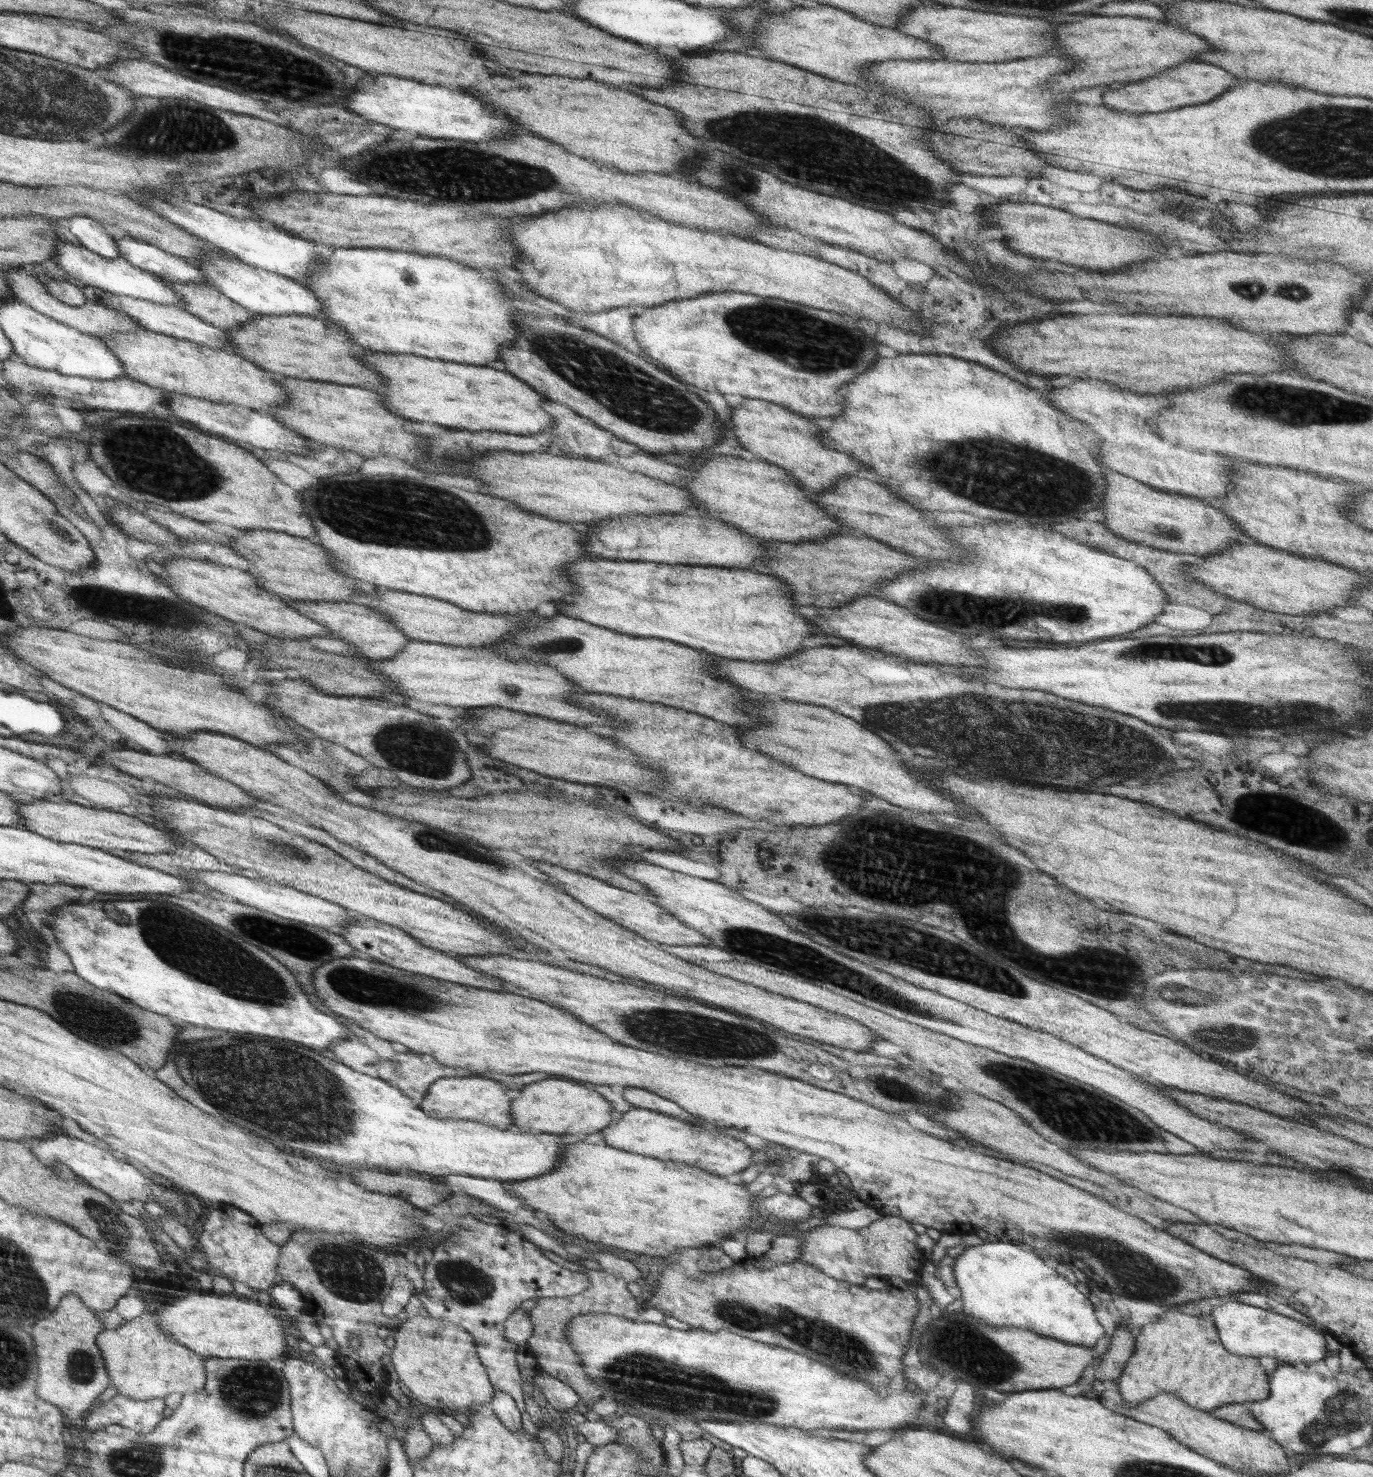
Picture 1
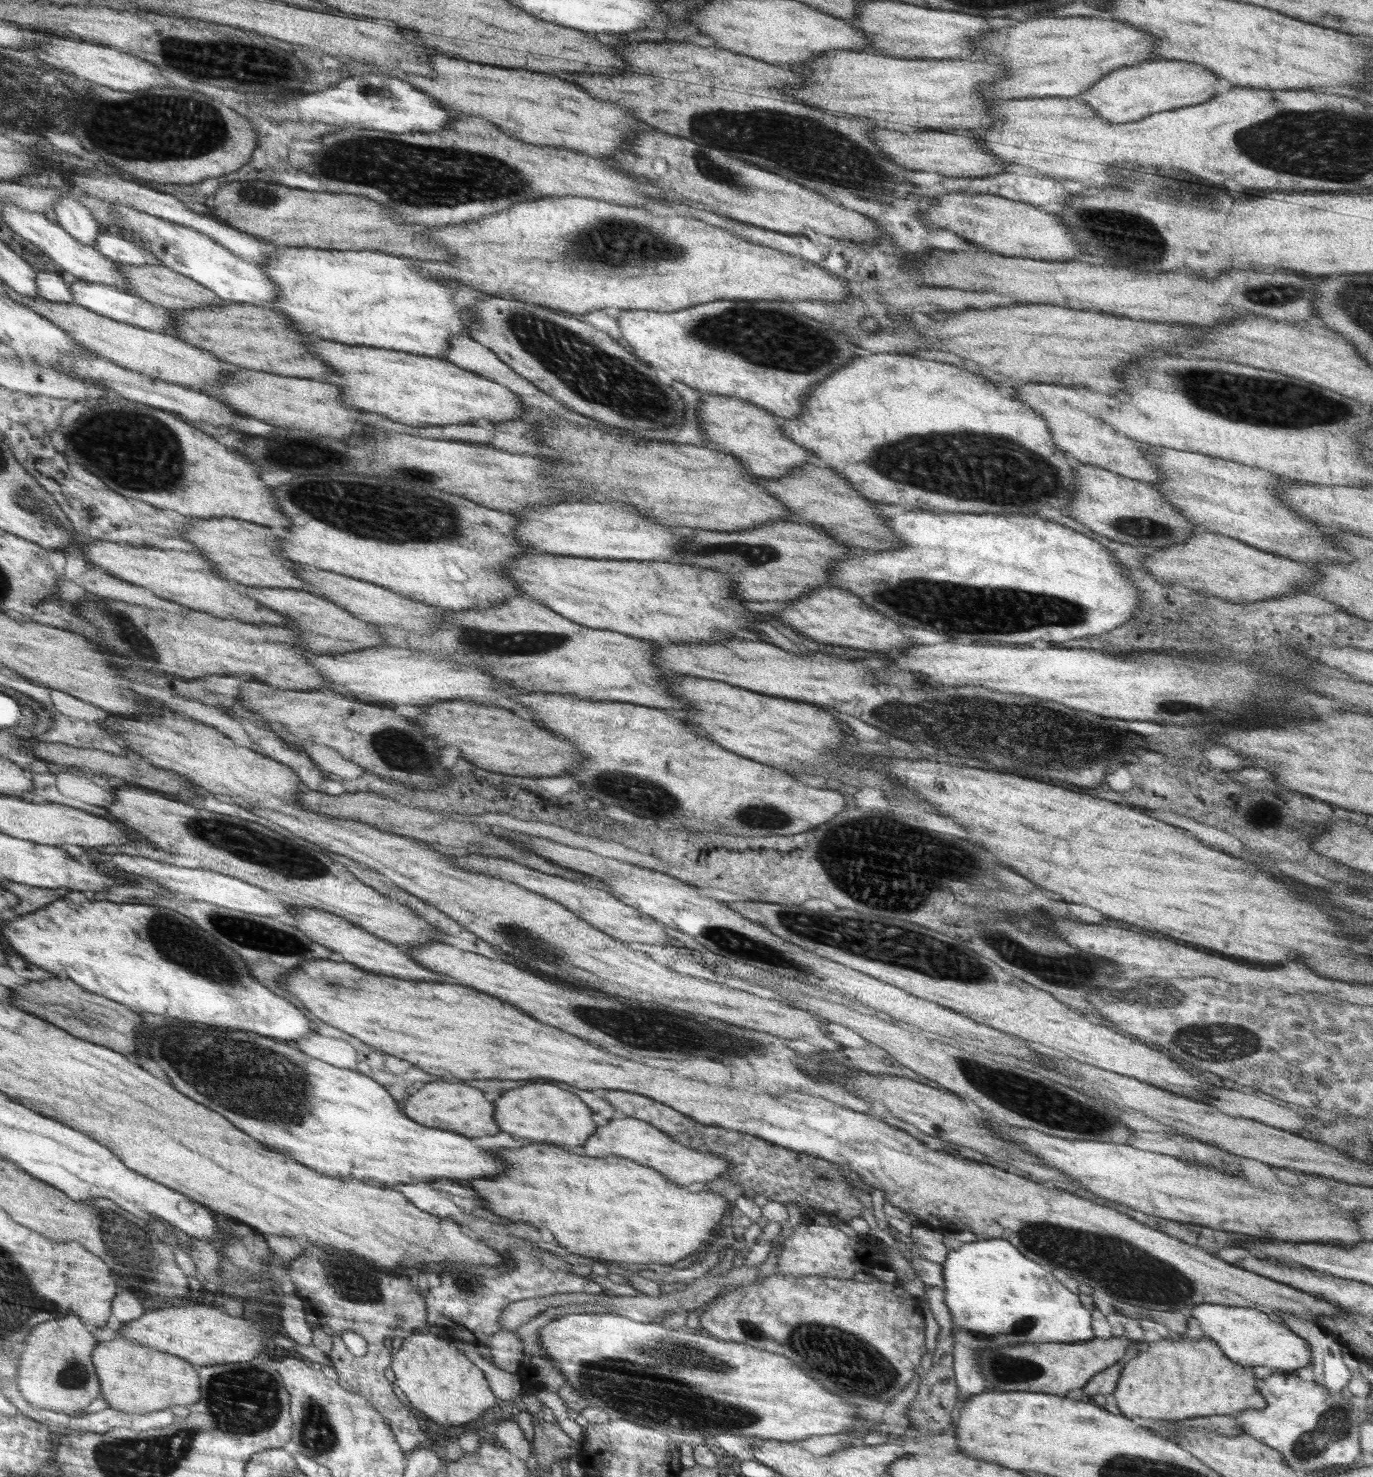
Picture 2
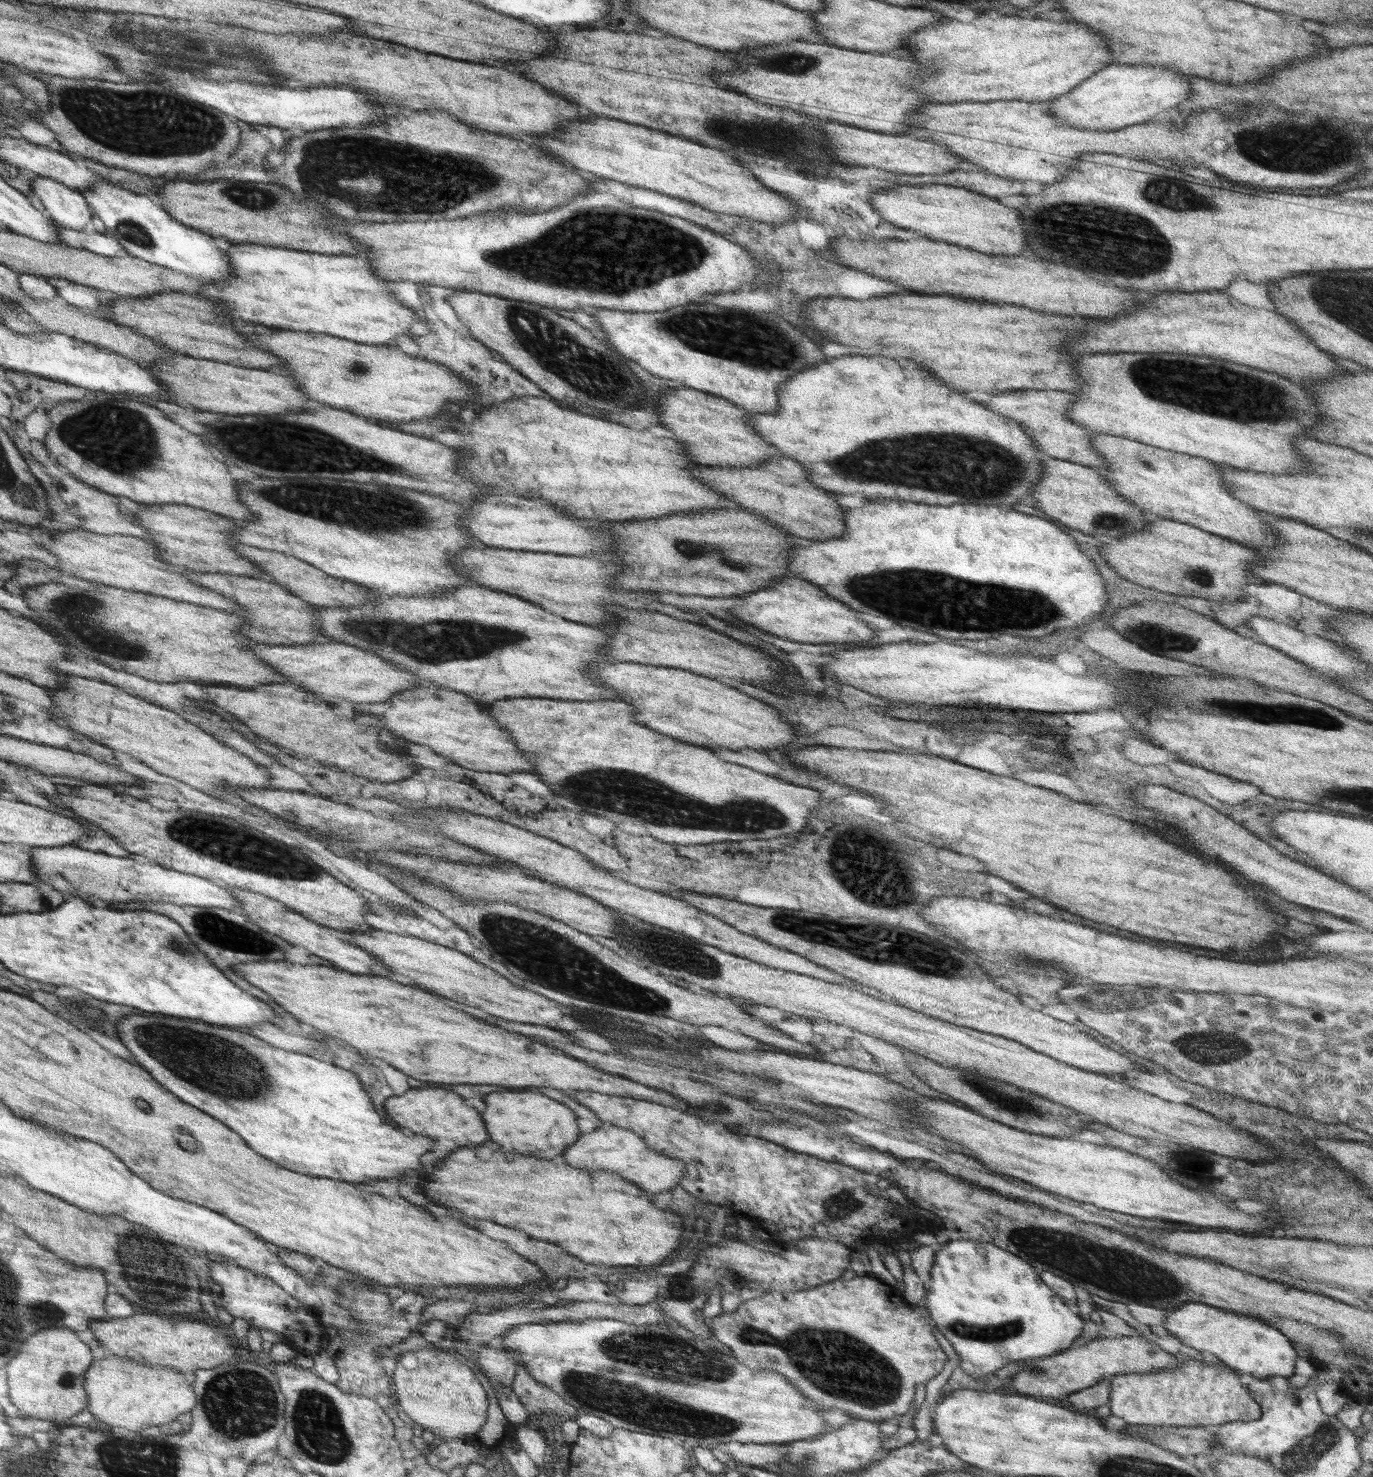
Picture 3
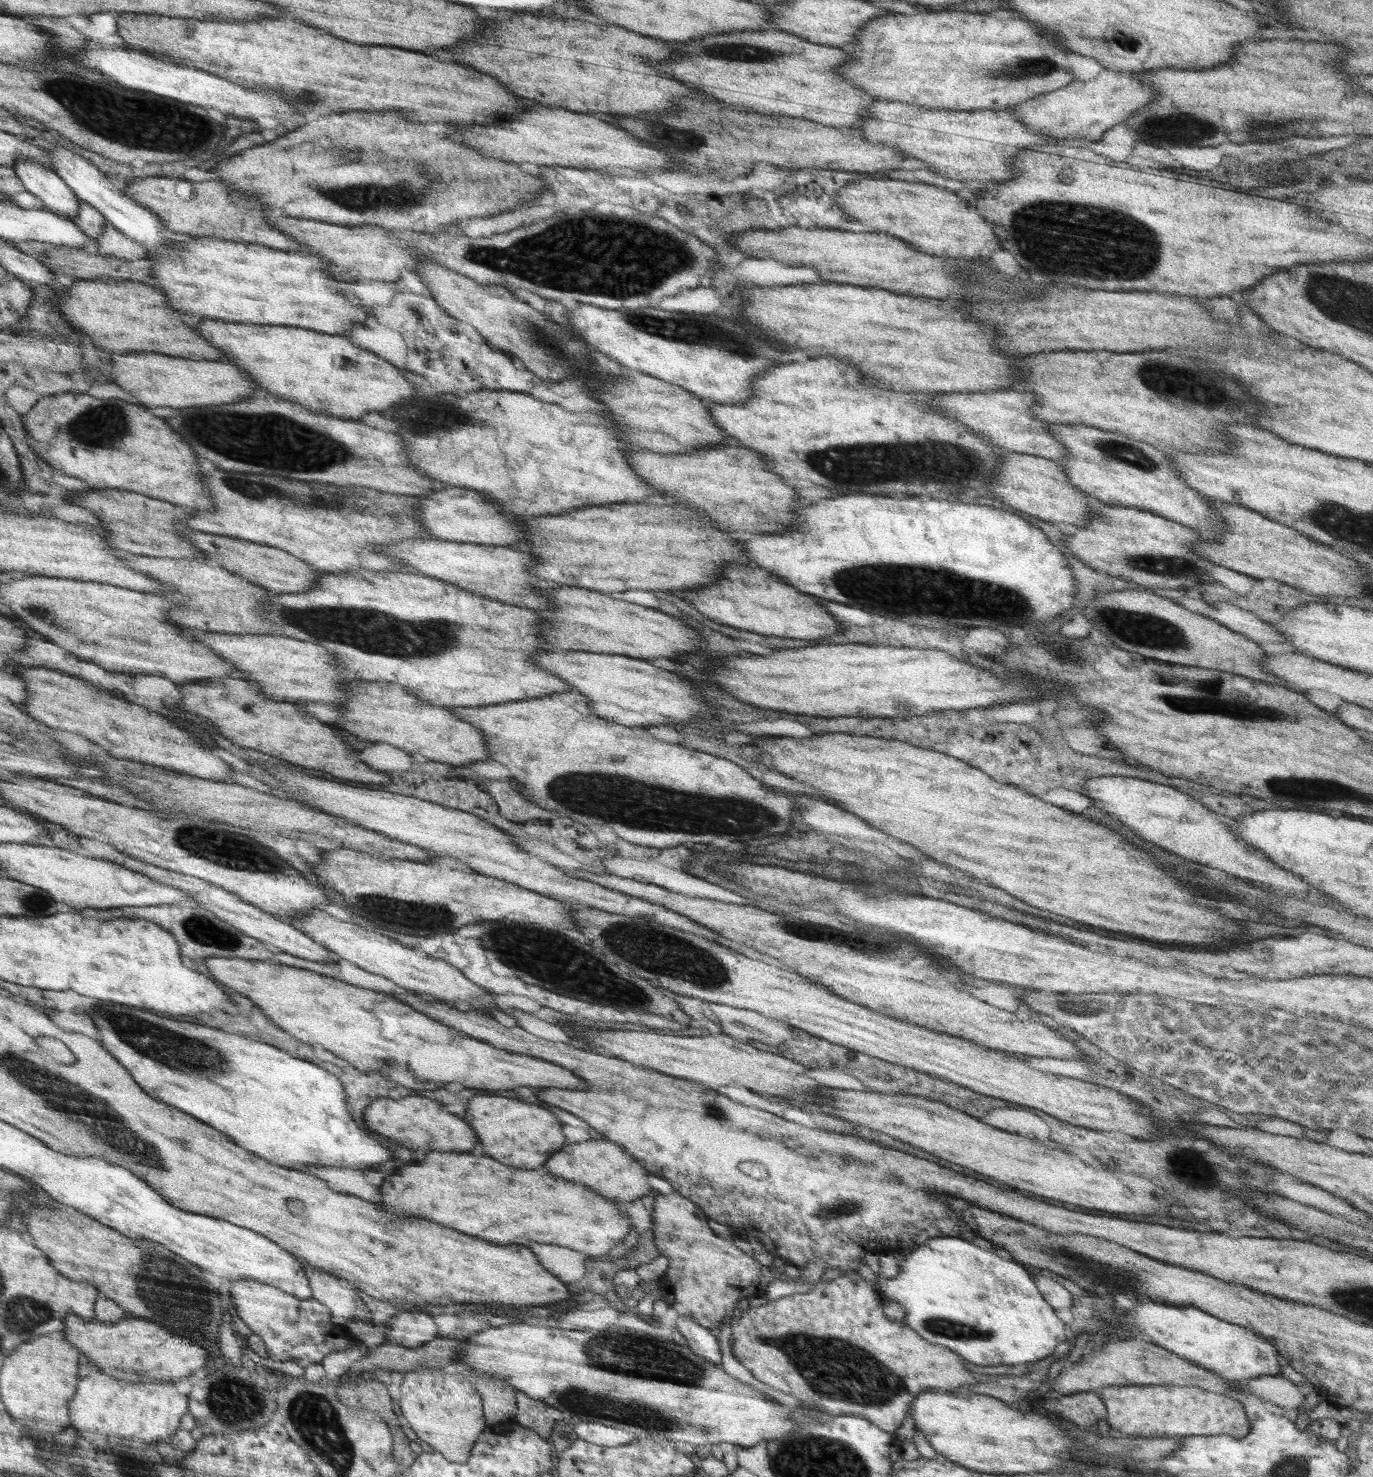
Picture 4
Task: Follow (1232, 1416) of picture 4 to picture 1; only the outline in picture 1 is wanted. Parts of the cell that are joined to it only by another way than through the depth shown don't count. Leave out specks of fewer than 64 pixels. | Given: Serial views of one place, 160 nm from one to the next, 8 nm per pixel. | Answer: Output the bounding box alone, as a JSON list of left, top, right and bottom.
[1115,1307,1269,1411]

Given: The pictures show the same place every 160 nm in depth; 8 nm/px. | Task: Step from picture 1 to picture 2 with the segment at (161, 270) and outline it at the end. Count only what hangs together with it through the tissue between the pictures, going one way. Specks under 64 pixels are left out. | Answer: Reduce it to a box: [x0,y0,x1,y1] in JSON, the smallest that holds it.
[93,230,163,266]

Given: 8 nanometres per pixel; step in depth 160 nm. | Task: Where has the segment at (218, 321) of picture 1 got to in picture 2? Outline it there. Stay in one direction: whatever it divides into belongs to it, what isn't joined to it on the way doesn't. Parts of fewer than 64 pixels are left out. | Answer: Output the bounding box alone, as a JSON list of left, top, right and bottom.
[117,263,226,312]

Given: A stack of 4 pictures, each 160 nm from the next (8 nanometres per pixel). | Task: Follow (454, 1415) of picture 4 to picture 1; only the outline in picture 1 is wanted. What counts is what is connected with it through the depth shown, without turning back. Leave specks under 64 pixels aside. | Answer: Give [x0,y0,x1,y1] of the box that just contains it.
[390,1317,496,1416]

